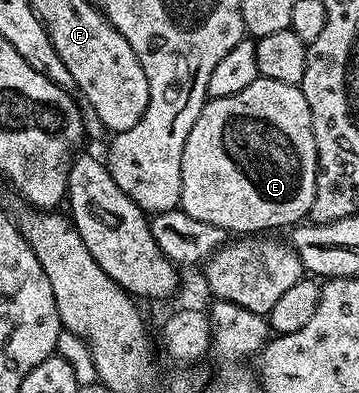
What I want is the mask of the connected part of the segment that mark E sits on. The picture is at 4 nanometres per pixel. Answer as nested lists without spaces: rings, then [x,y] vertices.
[[[258,78],[232,97],[211,99],[202,106],[182,158],[181,210],[196,221],[208,221],[238,237],[274,233],[277,227],[293,228],[307,218],[316,197],[318,150],[312,129],[312,113],[301,86]]]

